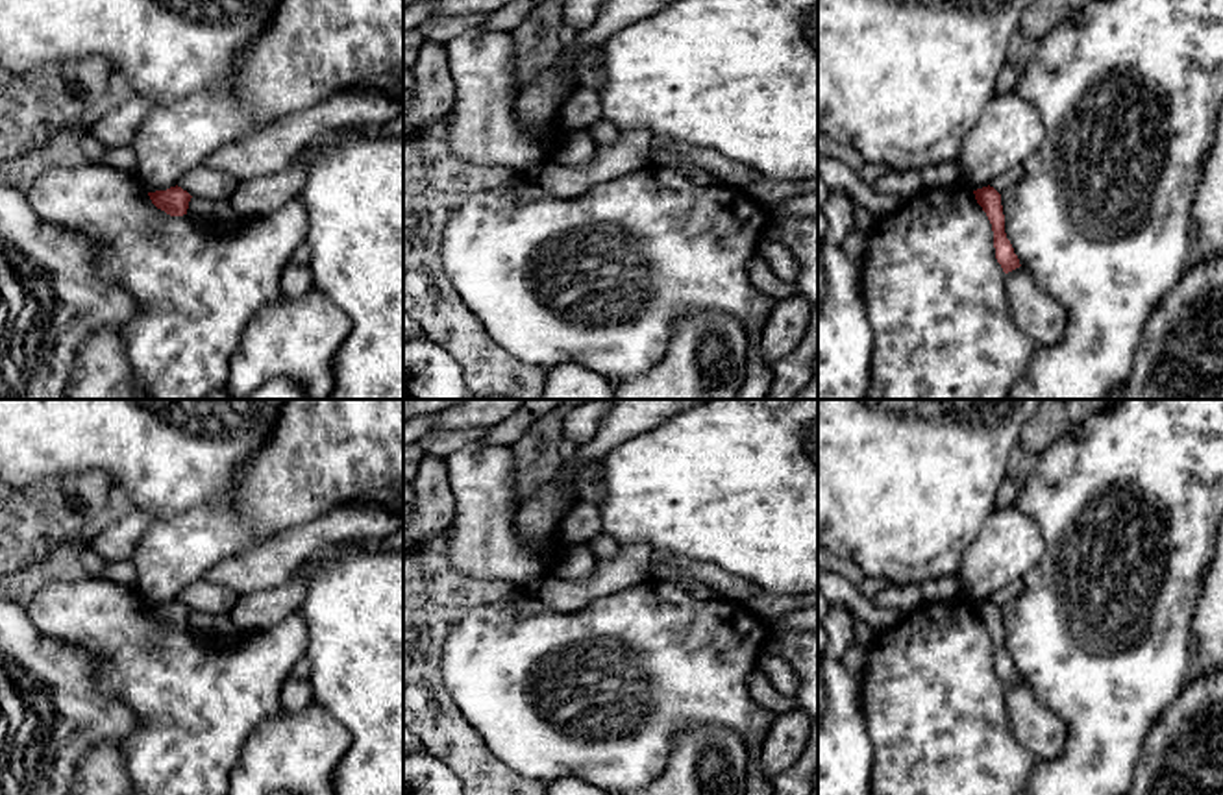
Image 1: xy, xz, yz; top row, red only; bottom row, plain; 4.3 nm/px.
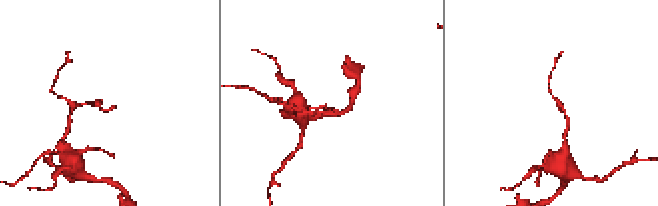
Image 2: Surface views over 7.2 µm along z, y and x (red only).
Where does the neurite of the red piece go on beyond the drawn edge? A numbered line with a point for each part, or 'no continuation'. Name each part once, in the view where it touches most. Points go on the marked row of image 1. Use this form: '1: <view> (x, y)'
no continuation

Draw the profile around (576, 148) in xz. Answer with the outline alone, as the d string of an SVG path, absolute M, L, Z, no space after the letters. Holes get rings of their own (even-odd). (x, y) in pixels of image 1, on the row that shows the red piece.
M572 129L557 142L550 161L559 166L587 166L594 161L598 148L588 129Z

